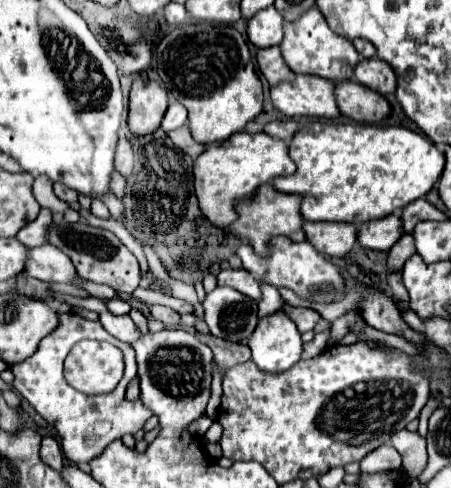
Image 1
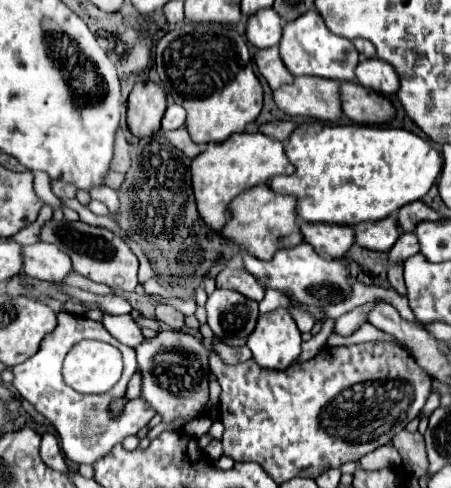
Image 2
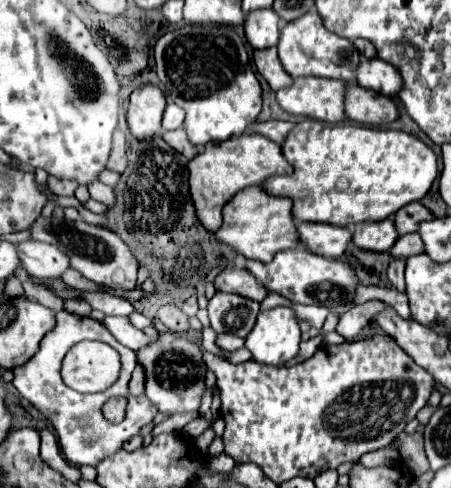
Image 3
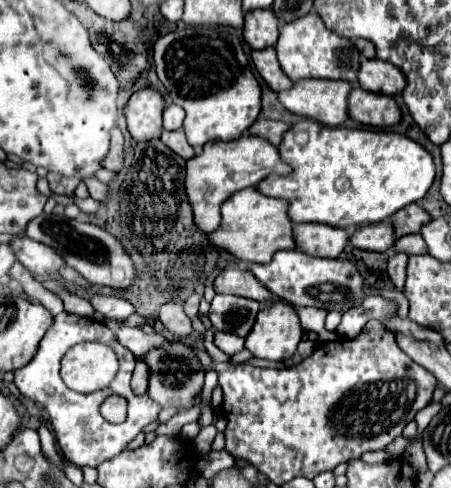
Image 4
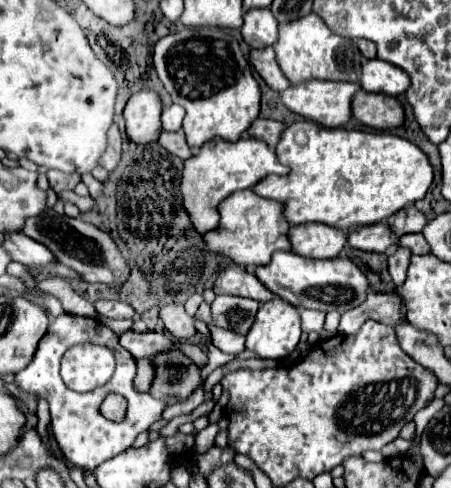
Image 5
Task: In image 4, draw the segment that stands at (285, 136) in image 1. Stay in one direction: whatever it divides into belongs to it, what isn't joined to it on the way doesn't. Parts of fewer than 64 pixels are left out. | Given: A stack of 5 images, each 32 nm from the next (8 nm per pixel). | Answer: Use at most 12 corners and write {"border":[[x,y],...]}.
{"border":[[256,120],[250,134],[268,138],[272,146],[280,144],[290,128],[278,120]]}

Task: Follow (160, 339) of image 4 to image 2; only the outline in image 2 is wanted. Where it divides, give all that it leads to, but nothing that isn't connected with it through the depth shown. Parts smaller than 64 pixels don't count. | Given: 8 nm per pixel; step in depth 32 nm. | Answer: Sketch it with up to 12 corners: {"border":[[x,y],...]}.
{"border":[[104,314],[102,324],[122,344],[136,348],[146,340],[132,316]]}

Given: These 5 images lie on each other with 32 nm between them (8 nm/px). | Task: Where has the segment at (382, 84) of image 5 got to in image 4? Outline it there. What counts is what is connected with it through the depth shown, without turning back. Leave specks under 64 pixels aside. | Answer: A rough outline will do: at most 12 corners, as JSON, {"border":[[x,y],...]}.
{"border":[[380,58],[362,62],[358,82],[368,92],[396,96],[404,72]]}

